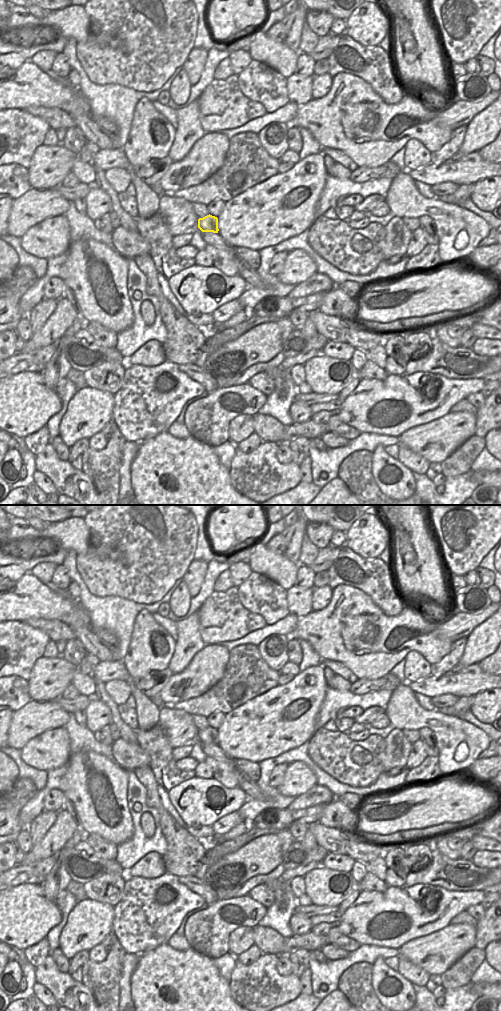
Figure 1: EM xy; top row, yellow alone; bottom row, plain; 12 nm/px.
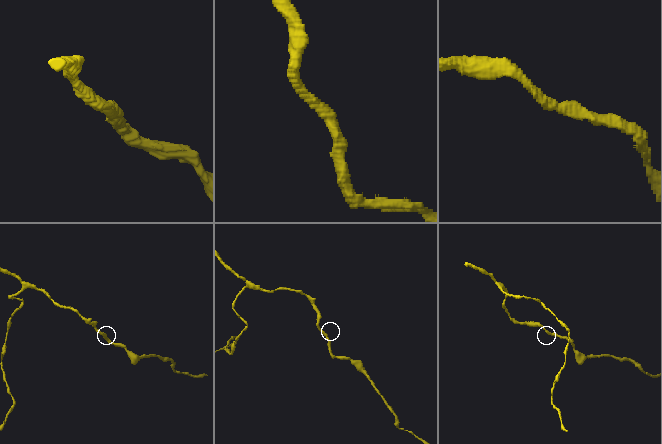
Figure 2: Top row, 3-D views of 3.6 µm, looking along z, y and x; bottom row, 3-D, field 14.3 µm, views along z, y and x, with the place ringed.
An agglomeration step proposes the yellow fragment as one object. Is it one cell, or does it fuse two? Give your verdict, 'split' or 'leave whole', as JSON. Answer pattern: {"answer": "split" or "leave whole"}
{"answer": "leave whole"}

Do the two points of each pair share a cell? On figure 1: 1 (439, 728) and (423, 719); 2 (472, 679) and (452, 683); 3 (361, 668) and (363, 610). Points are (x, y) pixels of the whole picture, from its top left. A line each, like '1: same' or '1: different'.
1: same
2: same
3: same

